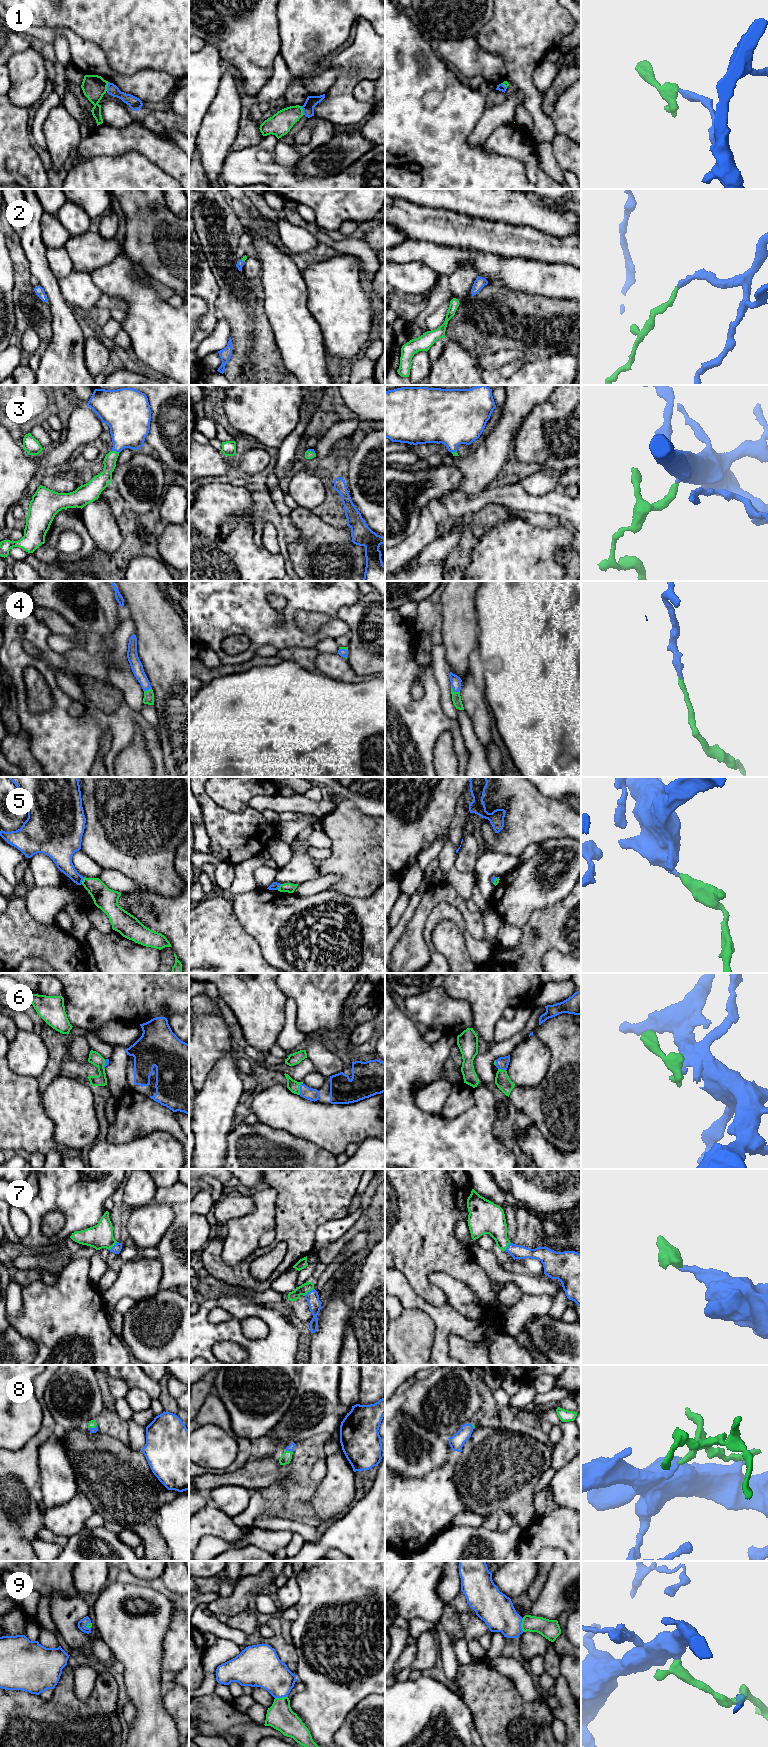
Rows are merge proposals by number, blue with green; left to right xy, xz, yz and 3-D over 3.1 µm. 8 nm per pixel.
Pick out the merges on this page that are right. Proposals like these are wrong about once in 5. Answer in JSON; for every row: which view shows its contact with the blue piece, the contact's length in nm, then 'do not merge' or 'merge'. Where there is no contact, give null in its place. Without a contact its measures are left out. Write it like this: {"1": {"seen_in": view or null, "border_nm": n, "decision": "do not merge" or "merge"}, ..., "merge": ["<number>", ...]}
{"1": {"seen_in": "xy", "border_nm": 80, "decision": "do not merge"}, "2": {"seen_in": "xz", "border_nm": 40, "decision": "merge"}, "3": {"seen_in": "xy", "border_nm": 70, "decision": "merge"}, "4": {"seen_in": "yz", "border_nm": 90, "decision": "merge"}, "5": {"seen_in": "xy", "border_nm": 60, "decision": "merge"}, "6": {"seen_in": "xz", "border_nm": 110, "decision": "merge"}, "7": {"seen_in": "xz", "border_nm": 100, "decision": "merge"}, "8": {"seen_in": "xz", "border_nm": 60, "decision": "merge"}, "9": {"seen_in": "yz", "border_nm": 110, "decision": "merge"}, "merge": ["2", "3", "4", "5", "6", "7", "8", "9"]}

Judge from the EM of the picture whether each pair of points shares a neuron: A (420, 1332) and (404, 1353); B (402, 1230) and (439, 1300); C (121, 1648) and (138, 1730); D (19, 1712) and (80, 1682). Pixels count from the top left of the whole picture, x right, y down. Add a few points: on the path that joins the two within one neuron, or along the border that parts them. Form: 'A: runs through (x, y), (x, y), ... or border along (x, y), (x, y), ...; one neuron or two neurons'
A: runs through (415, 1337), (410, 1342), (409, 1348); one neuron
B: runs through (416, 1247), (416, 1272), (418, 1279), (422, 1283); one neuron
C: runs through (141, 1668), (143, 1710); one neuron
D: border along (73, 1669), (74, 1694), (84, 1701); two neurons

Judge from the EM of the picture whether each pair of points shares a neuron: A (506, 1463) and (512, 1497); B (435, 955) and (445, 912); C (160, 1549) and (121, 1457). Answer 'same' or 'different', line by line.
A: same
B: same
C: same

